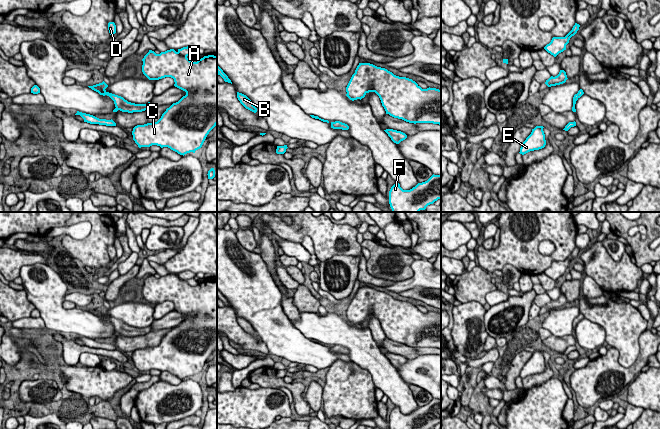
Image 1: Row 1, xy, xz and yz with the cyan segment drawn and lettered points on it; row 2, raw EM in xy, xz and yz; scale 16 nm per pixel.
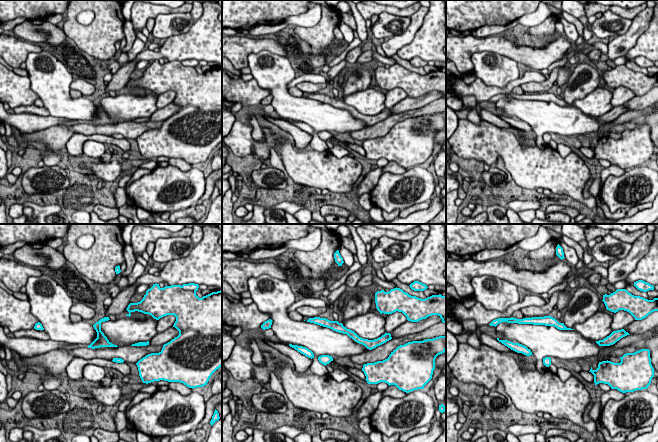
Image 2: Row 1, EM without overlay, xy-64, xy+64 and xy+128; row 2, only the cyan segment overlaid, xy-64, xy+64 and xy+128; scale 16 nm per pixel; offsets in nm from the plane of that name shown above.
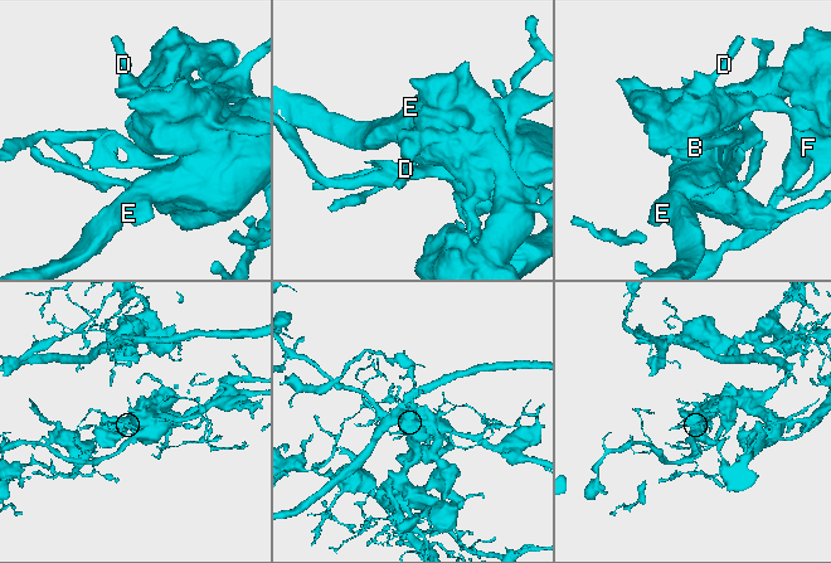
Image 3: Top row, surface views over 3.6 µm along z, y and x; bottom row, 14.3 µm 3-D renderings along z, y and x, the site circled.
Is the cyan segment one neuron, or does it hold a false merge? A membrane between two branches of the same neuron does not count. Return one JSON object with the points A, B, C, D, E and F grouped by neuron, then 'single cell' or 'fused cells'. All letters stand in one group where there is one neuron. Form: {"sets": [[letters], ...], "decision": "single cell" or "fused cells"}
{"sets": [["A", "C", "E"], ["B", "D", "F"]], "decision": "fused cells"}

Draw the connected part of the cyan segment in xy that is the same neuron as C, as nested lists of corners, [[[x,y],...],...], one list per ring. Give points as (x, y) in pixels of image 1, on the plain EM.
[[[174,273],[160,278],[149,274],[142,285],[142,296],[149,304],[171,301],[174,310],[185,315],[186,319],[167,332],[157,346],[135,350],[132,355],[133,364],[139,372],[157,369],[168,371],[183,380],[195,377],[217,349],[217,280],[208,279],[197,286],[191,286]]]

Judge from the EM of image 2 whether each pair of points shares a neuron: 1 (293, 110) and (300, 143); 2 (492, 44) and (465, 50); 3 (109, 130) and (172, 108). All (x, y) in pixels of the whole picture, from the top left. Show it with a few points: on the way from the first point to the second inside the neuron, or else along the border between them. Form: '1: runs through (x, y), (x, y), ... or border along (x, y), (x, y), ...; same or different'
1: border along (281, 117), (288, 121); different
2: runs through (485, 44), (472, 44); same
3: border along (149, 120), (162, 121); different

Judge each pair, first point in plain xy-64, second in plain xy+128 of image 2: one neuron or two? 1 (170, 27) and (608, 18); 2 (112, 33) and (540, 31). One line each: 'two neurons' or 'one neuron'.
1: one neuron
2: one neuron

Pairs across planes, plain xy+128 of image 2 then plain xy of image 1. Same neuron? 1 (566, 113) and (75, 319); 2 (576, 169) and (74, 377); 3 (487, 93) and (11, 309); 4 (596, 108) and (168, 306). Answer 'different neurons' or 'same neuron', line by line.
1: same neuron
2: same neuron
3: same neuron
4: different neurons

